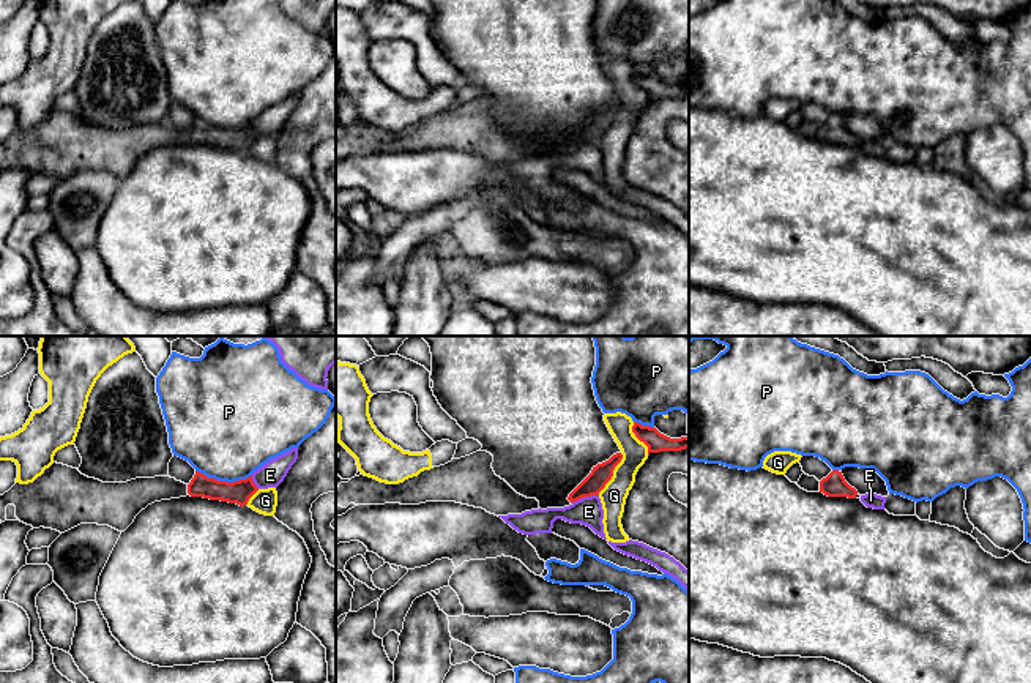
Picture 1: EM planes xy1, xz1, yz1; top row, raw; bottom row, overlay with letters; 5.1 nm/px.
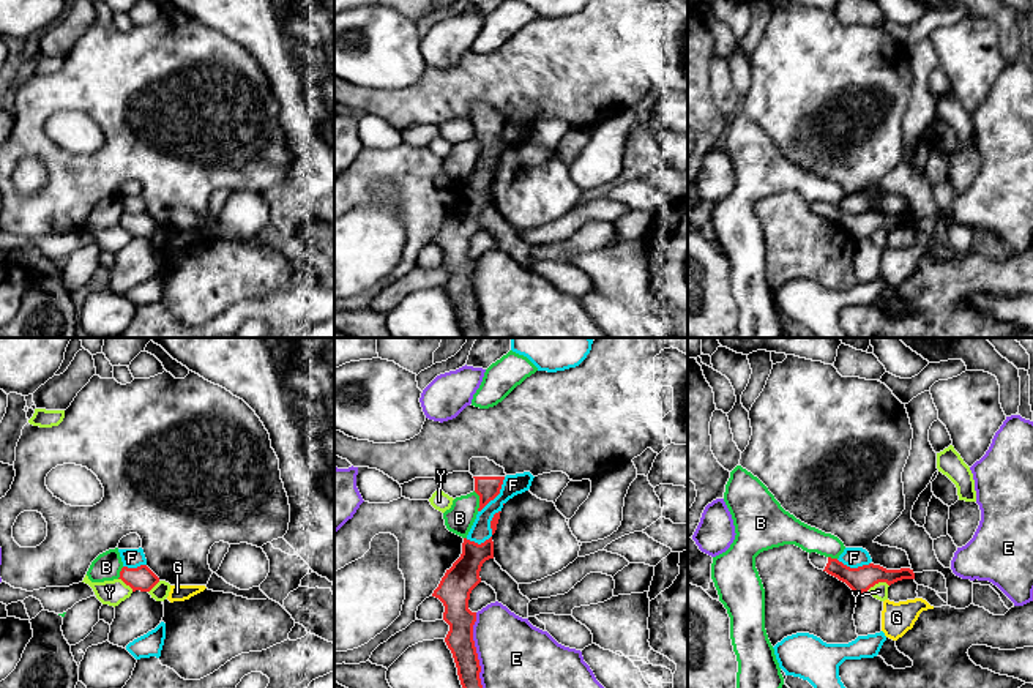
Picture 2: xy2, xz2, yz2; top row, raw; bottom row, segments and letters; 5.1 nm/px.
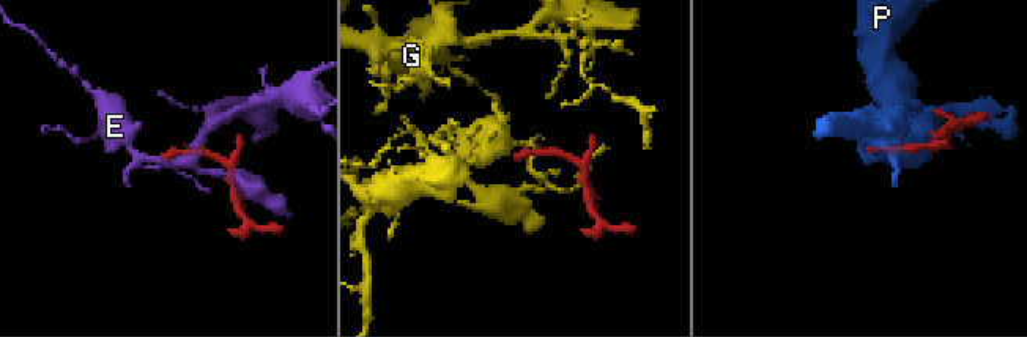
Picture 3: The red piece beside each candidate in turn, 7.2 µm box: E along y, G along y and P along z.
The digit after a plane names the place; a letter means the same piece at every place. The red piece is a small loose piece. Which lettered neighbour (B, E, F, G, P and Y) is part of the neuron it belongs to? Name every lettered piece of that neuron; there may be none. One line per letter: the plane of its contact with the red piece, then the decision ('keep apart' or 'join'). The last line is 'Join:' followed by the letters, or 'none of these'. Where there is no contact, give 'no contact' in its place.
B: meets red in xz2; keep apart
E: meets red in xz2; keep apart
F: meets red in xz2; keep apart
G: meets red in xz1; keep apart
P: meets red in xy1; keep apart
Y: meets red in yz2; keep apart
Join: none of these

